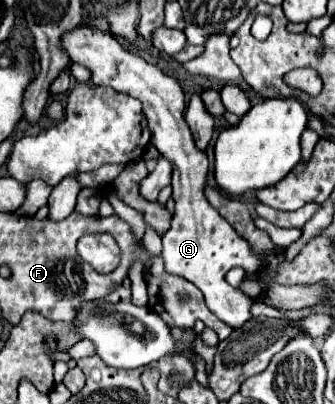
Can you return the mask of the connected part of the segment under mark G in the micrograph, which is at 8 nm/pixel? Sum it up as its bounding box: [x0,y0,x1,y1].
[64,28,260,328]

